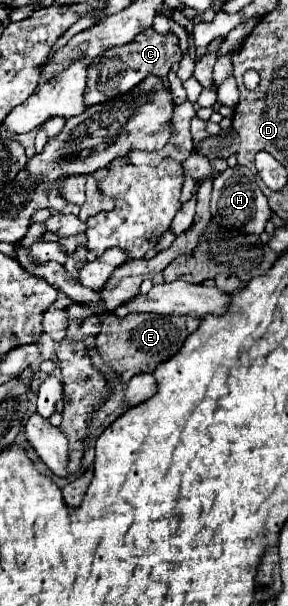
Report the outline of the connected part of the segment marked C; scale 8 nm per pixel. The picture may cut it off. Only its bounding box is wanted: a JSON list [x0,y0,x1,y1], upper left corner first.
[85,29,181,105]

